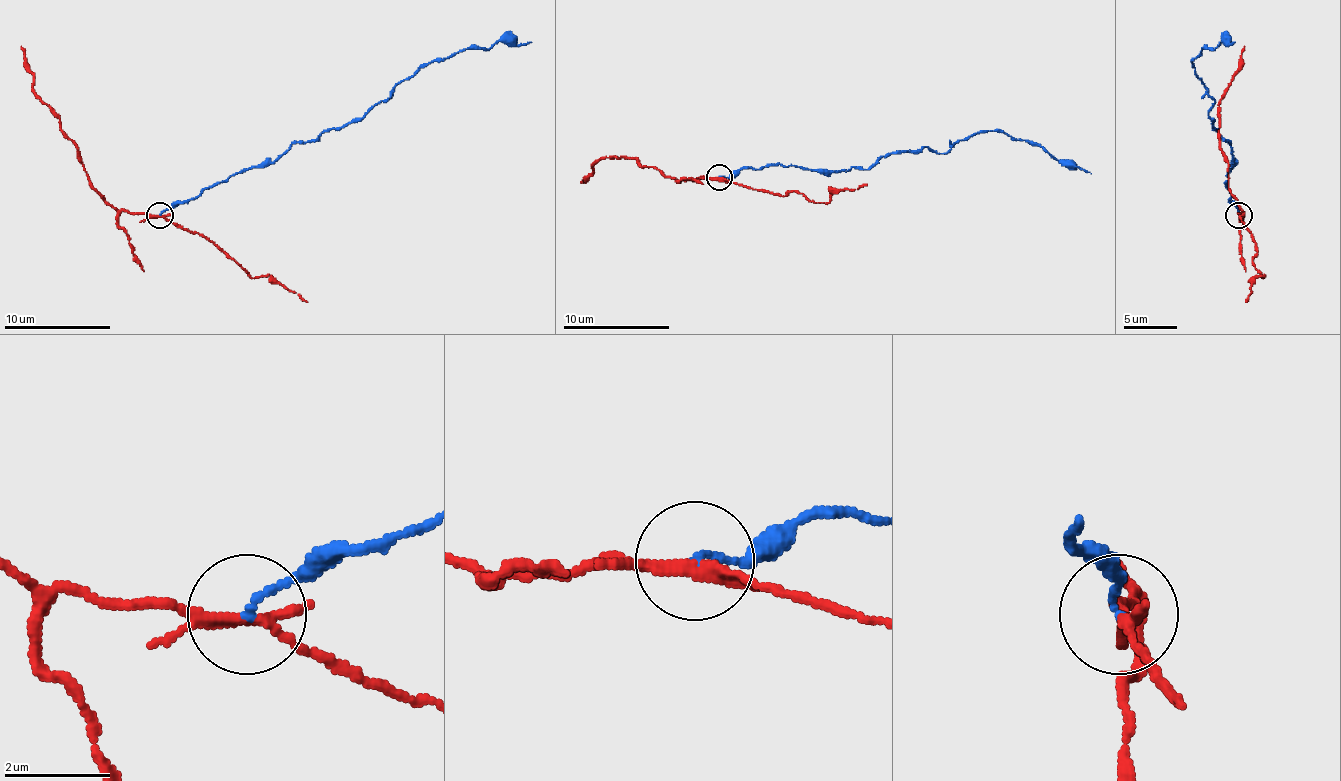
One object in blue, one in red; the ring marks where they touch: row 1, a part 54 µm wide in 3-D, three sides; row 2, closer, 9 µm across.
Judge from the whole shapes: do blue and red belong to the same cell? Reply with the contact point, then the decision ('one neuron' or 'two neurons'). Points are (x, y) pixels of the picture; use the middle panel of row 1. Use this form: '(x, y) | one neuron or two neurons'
(719, 177) | two neurons

